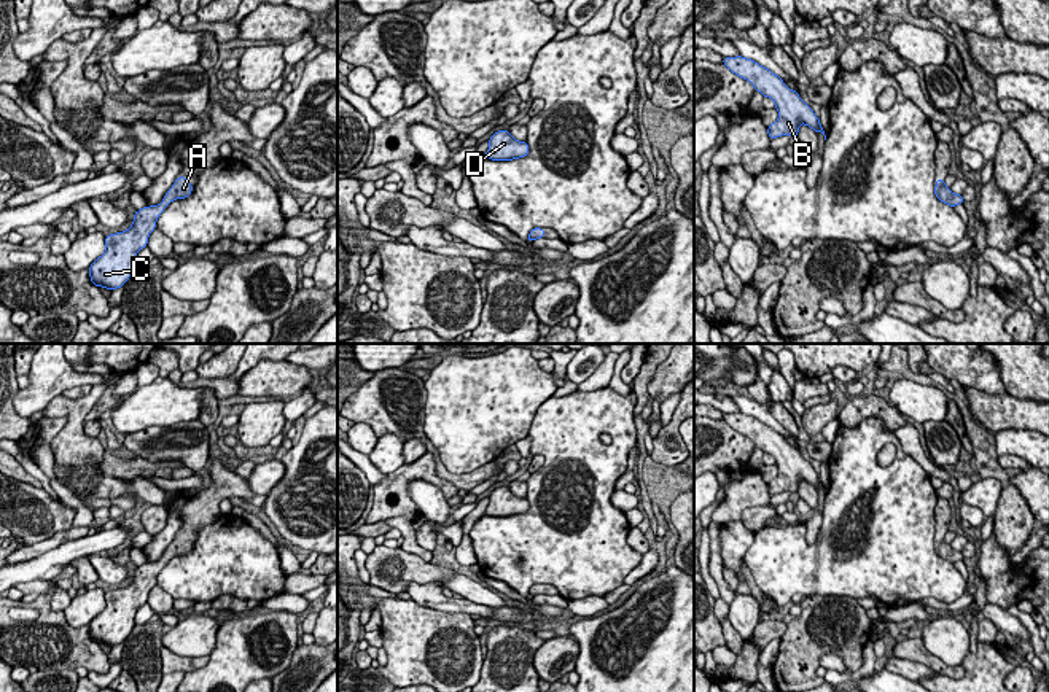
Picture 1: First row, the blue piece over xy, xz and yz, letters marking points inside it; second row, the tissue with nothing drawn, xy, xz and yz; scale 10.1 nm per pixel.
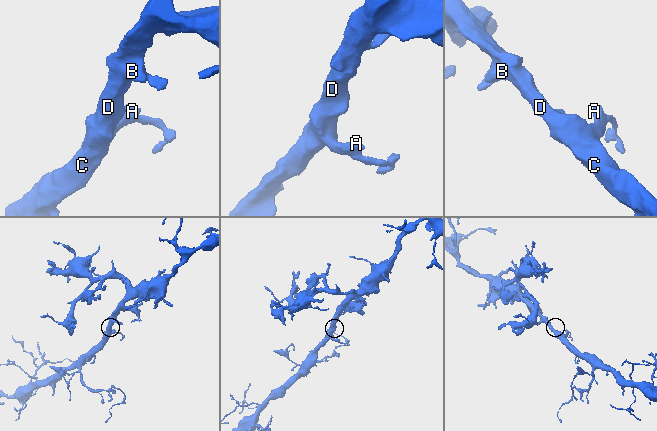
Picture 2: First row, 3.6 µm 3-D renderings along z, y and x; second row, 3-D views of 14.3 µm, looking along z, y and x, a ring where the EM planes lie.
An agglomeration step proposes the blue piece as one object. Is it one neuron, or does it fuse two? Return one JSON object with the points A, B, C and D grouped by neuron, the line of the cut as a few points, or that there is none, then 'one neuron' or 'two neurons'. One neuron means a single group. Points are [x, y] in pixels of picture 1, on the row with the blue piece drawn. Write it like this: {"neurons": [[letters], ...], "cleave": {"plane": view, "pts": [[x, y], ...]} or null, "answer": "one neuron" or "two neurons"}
{"neurons": [["A", "B", "C", "D"]], "cleave": null, "answer": "one neuron"}

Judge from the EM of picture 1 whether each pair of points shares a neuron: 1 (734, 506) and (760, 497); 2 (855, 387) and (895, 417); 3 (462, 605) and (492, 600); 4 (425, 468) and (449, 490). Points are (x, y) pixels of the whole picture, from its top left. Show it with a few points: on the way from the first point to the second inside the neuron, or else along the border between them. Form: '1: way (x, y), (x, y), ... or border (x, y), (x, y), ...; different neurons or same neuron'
1: way (740, 500), (753, 497); same neuron
2: border (861, 395), (854, 398); different neurons
3: border (464, 597), (494, 610); different neurons
4: way (432, 474), (443, 485); same neuron

